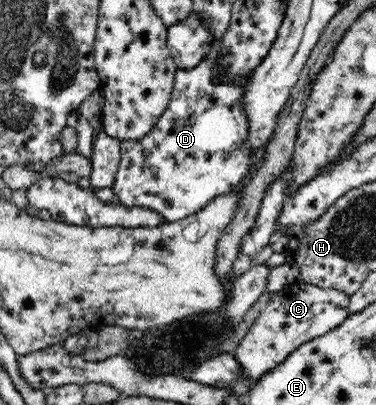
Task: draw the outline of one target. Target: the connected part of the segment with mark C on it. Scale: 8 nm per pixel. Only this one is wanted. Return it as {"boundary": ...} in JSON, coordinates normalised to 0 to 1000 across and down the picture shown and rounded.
{"boundary":[[[798,696],[731,723],[617,872],[638,896],[649,931],[681,941],[755,894],[803,849],[904,805],[928,778],[926,748],[928,731],[912,721]]]}

